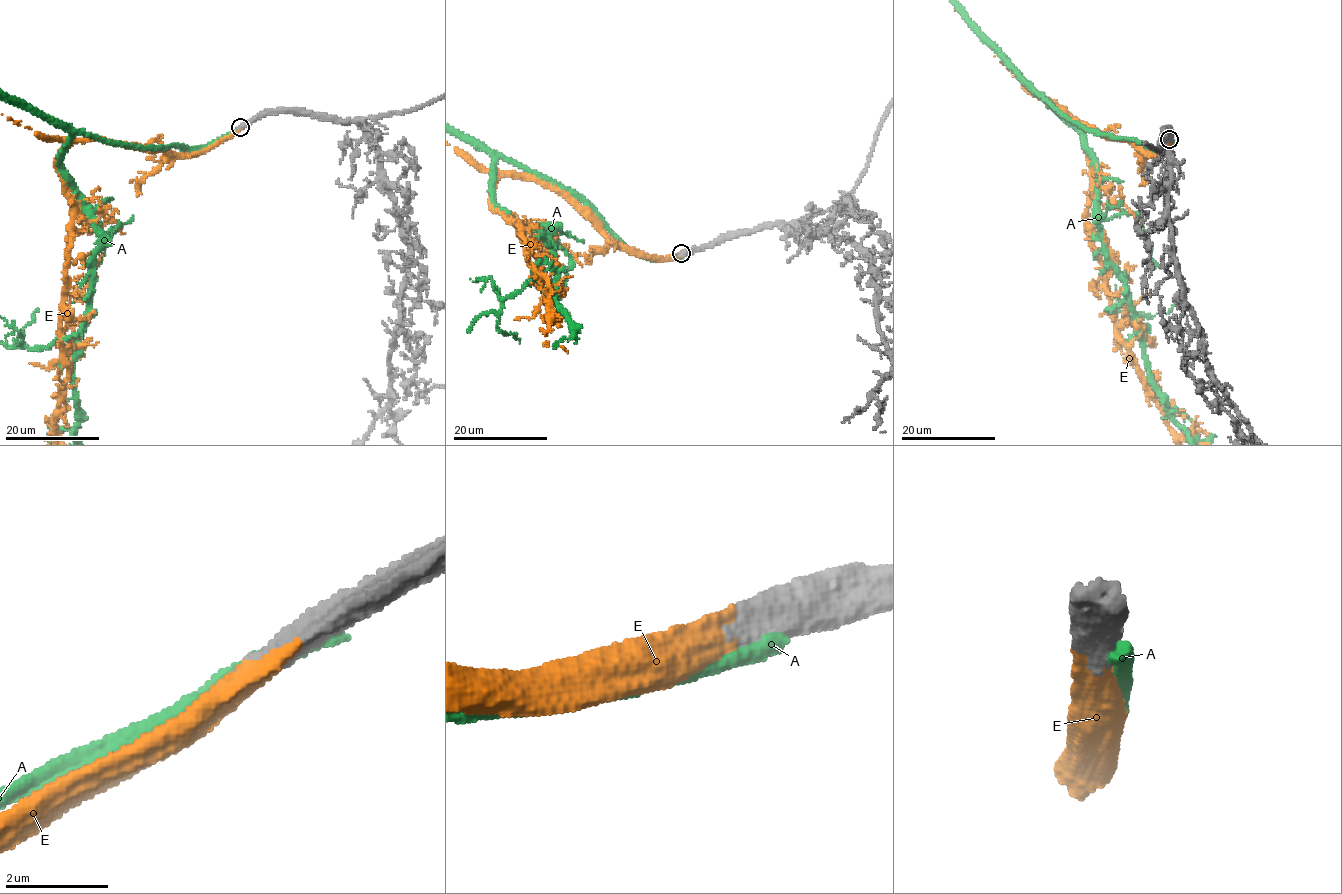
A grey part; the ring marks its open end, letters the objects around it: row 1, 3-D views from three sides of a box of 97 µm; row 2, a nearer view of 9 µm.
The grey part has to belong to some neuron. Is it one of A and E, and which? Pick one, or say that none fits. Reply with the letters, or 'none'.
E

